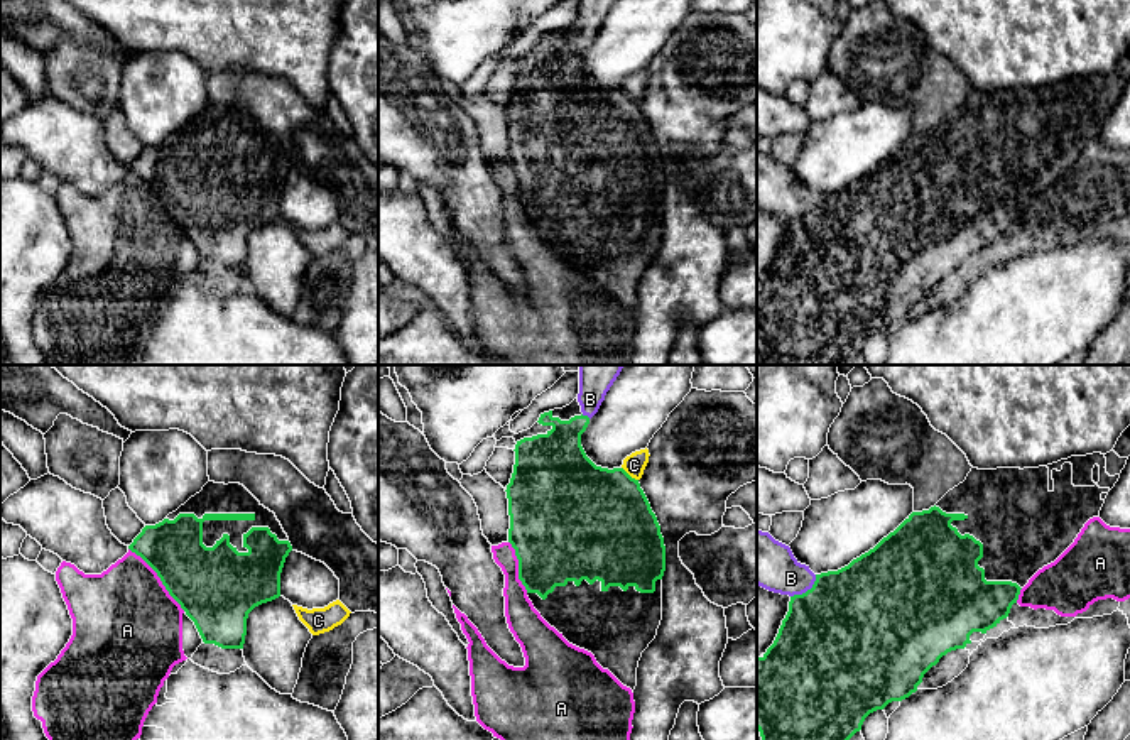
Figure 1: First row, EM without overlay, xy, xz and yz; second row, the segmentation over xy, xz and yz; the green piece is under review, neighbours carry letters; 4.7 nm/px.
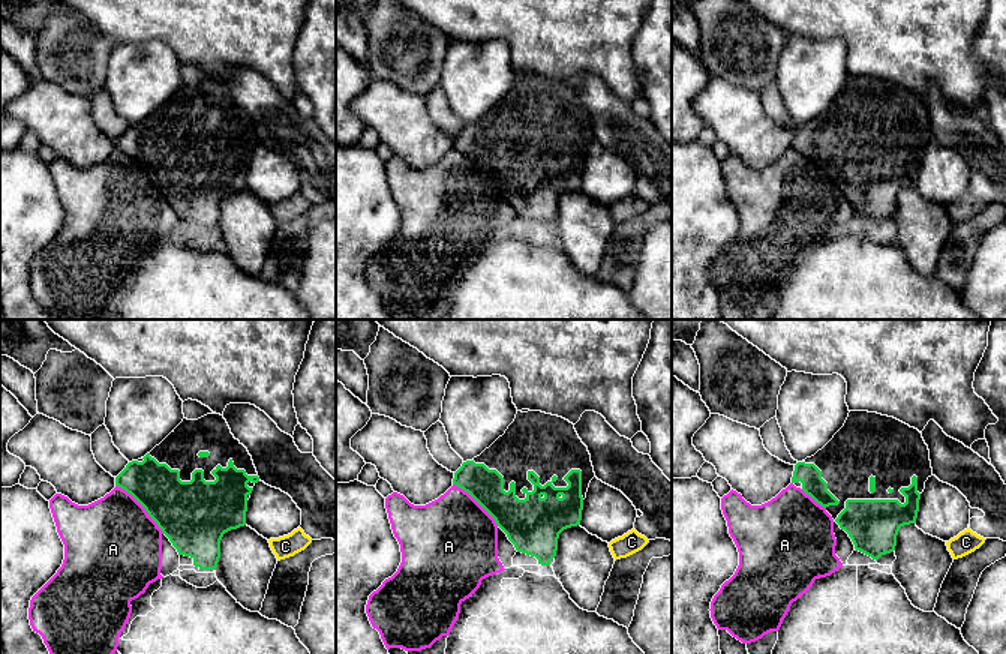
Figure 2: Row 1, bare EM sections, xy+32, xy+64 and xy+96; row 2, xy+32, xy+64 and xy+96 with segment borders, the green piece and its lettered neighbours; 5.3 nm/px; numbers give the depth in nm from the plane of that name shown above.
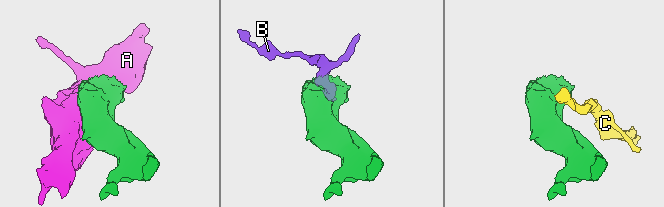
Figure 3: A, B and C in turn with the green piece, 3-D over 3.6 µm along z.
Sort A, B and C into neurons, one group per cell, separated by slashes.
A / B C

